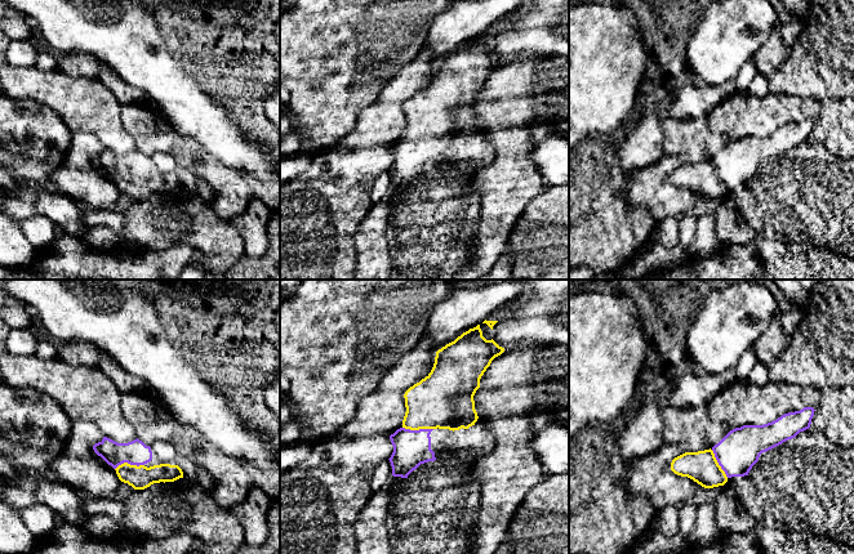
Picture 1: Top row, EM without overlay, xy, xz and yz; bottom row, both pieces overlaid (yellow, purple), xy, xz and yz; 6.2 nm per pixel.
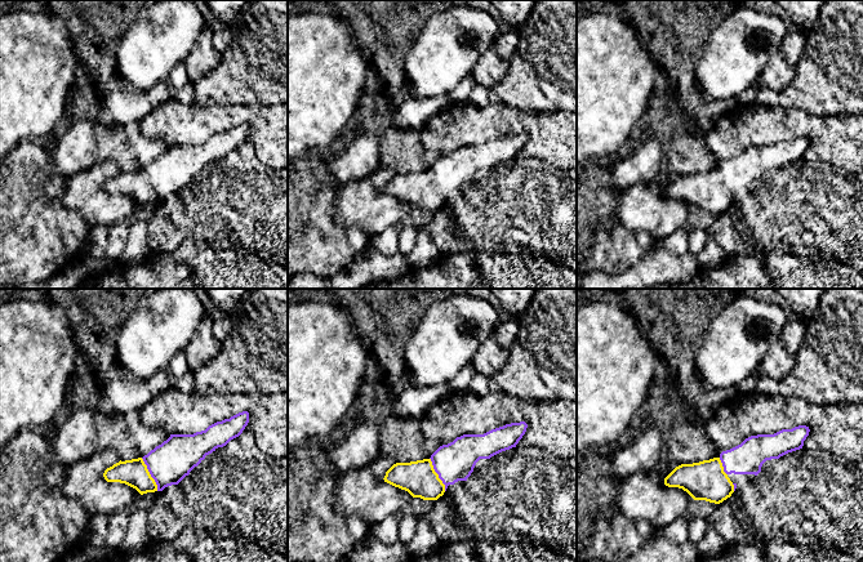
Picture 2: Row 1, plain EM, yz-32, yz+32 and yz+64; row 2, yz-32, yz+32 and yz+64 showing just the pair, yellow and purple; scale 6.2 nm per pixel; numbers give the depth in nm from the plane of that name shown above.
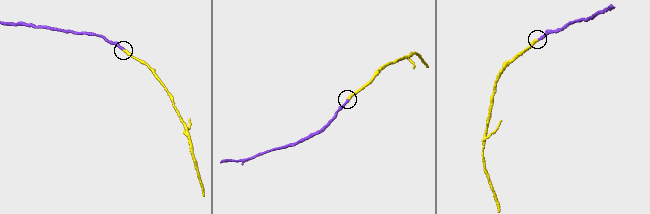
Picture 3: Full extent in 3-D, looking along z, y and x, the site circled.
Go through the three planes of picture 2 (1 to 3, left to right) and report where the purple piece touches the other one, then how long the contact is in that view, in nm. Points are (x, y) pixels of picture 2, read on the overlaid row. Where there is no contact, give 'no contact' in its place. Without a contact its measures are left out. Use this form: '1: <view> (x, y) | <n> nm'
1: yz-32 (150, 474) | 240 nm
2: yz+32 (437, 474) | 220 nm
3: yz+64 (723, 467) | 120 nm

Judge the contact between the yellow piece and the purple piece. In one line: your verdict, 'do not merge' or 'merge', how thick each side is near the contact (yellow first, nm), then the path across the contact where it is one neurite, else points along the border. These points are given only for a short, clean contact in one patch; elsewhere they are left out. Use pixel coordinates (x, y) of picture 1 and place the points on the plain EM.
merge; calibres 360 and 220 nm; way xz (444, 111), (418, 141), (410, 159)

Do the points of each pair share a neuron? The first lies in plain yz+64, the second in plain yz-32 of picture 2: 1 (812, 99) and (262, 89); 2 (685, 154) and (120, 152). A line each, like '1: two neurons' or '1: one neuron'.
1: one neuron
2: one neuron

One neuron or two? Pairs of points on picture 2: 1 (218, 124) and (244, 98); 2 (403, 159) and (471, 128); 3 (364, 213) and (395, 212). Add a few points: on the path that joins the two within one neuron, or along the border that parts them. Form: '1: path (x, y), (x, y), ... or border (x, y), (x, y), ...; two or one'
1: border (239, 105), (207, 107); two
2: border (419, 130), (422, 143), (440, 156); two
3: path (372, 212), (387, 212); one

